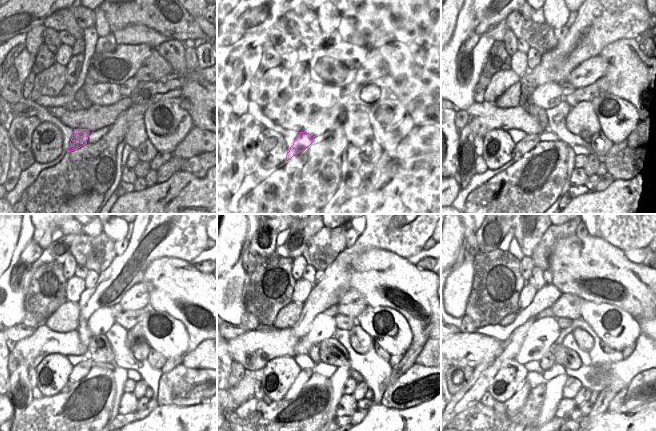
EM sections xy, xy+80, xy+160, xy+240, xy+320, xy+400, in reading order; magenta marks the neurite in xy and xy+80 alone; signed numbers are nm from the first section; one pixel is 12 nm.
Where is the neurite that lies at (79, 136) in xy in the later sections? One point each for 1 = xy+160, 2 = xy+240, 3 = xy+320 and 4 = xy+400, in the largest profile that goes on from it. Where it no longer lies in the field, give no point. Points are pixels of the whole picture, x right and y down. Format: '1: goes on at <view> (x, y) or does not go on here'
1: goes on at xy+160 (525, 146)
2: goes on at xy+240 (81, 370)
3: goes on at xy+320 (305, 374)
4: goes on at xy+400 (518, 400)

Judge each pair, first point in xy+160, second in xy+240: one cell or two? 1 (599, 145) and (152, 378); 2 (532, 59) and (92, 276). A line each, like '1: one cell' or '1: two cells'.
1: two cells
2: one cell

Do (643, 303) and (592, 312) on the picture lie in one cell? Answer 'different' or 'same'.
different

